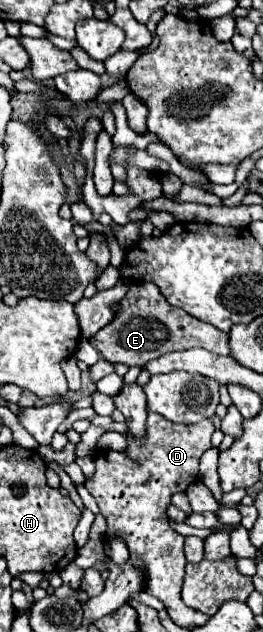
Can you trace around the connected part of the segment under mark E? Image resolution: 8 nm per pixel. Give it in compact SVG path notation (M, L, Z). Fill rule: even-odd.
M133 283L119 303L119 311L111 323L107 323L95 335L95 347L103 359L111 363L125 363L143 367L147 361L161 357L169 351L185 351L191 347L201 347L217 355L229 355L229 335L215 329L209 323L199 321L197 317L173 307L153 283Z

